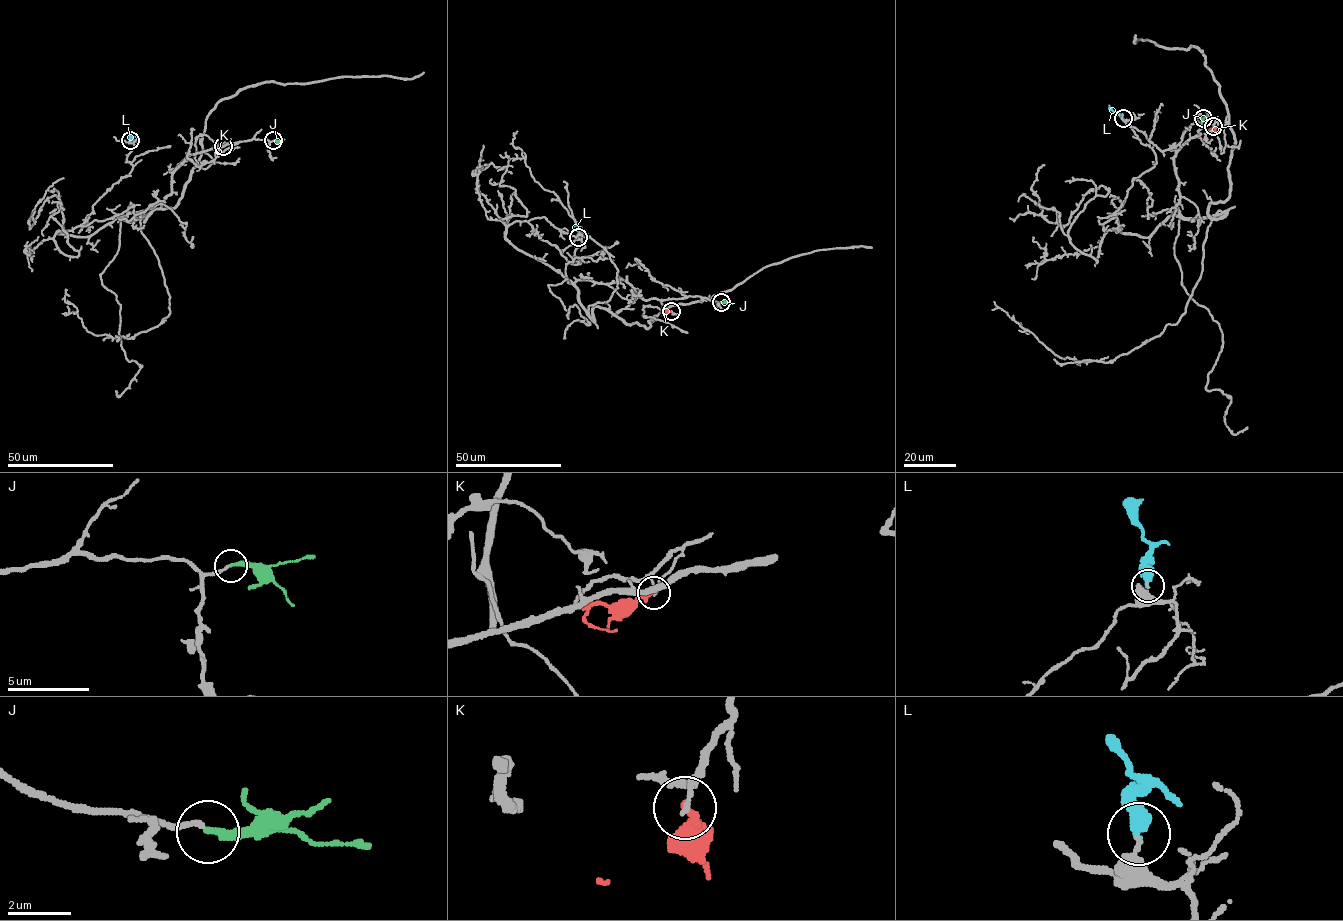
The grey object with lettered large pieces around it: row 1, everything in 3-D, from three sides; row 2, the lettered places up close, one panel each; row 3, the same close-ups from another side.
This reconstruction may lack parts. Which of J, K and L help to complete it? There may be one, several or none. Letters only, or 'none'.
J

